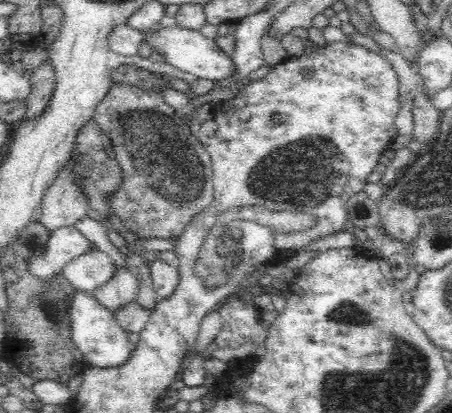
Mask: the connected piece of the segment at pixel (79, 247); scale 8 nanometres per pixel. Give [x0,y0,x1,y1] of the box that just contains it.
[27,226,94,281]

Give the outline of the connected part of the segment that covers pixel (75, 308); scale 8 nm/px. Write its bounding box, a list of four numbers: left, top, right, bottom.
[68,289,133,368]

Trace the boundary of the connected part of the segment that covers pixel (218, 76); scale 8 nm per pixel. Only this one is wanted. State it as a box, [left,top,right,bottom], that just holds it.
[144,24,235,82]

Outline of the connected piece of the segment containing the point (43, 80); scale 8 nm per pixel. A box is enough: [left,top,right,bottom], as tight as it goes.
[23,61,55,121]

